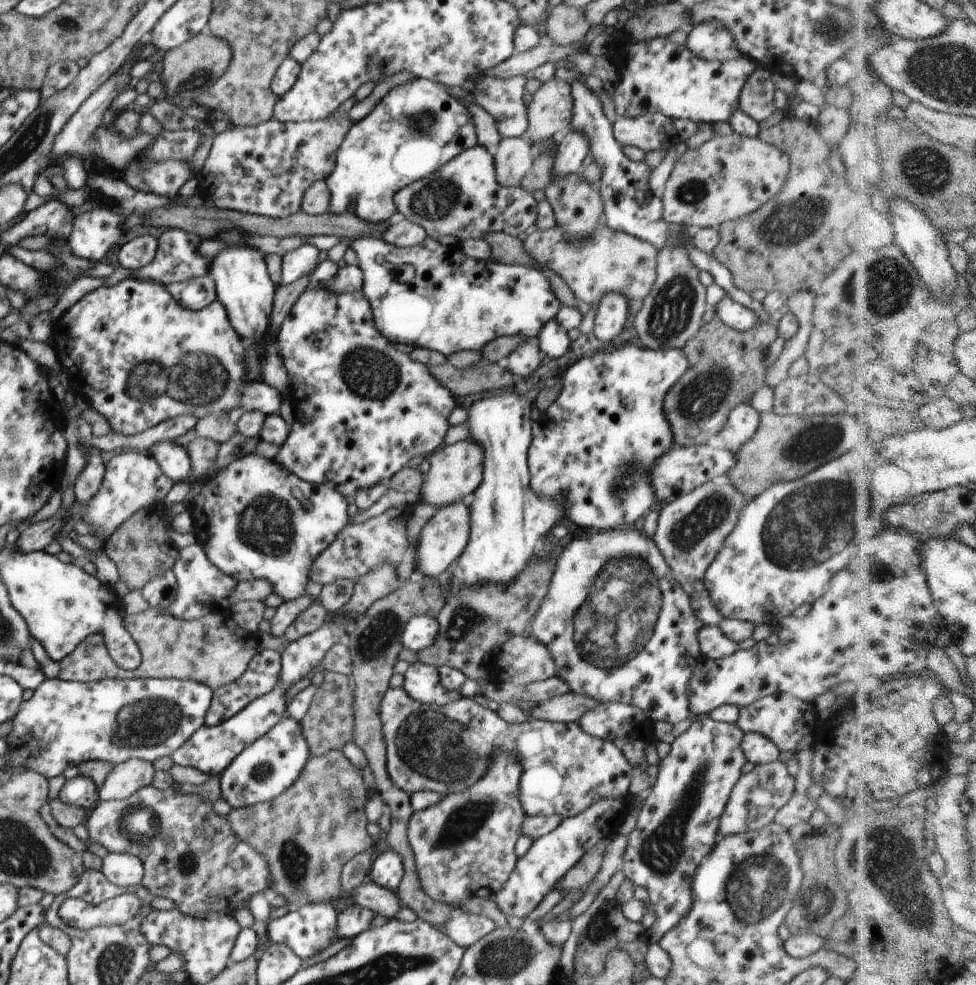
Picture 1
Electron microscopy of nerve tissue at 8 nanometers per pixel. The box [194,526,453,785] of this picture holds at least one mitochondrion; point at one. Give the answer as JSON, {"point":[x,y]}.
{"point":[375,641]}

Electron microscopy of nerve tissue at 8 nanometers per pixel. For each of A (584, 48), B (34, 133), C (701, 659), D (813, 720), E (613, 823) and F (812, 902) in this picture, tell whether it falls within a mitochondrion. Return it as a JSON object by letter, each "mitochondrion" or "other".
{"A":"other","B":"mitochondrion","C":"other","D":"other","E":"other","F":"mitochondrion"}

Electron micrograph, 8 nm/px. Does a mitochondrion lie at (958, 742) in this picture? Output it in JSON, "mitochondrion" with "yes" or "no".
{"mitochondrion":"no"}

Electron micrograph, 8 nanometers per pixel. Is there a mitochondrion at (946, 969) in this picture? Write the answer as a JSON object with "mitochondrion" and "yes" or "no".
{"mitochondrion":"no"}

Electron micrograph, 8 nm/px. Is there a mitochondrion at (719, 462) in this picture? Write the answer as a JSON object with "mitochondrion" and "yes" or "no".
{"mitochondrion":"no"}

